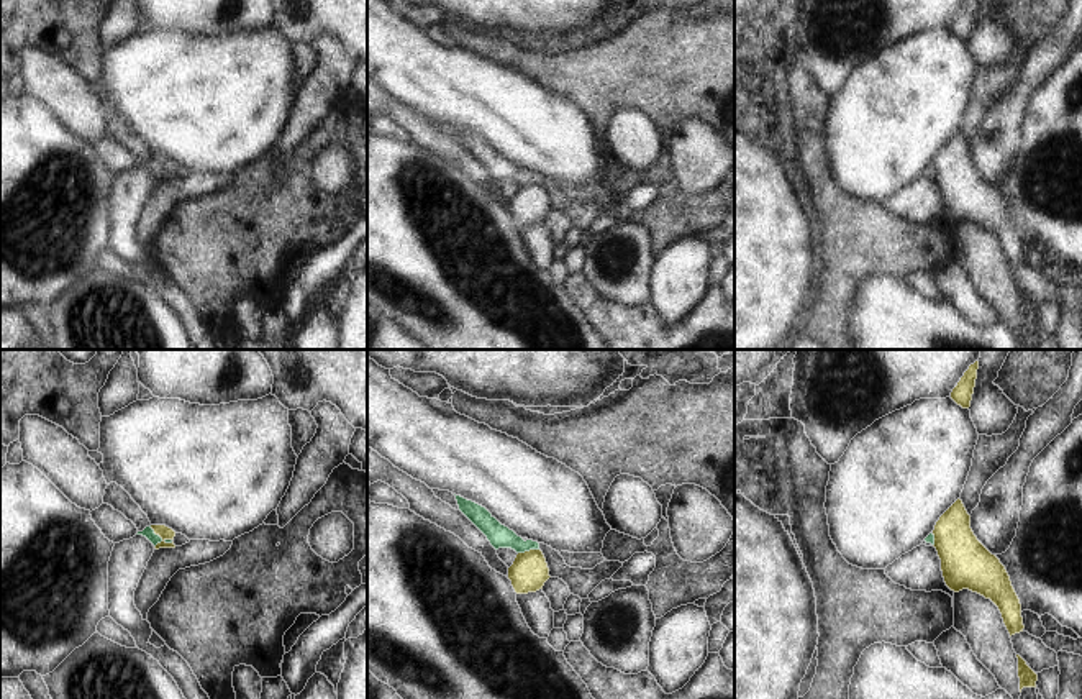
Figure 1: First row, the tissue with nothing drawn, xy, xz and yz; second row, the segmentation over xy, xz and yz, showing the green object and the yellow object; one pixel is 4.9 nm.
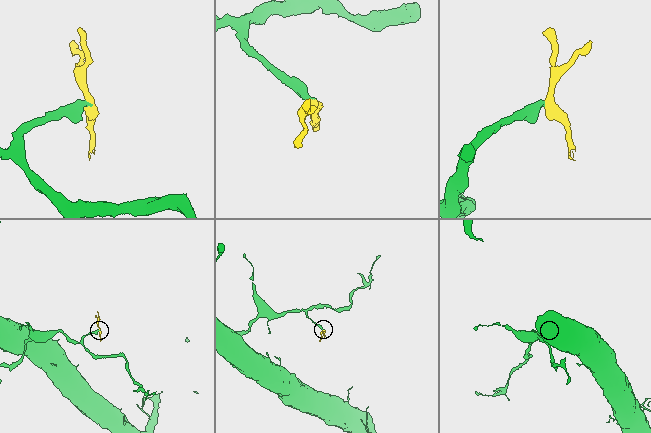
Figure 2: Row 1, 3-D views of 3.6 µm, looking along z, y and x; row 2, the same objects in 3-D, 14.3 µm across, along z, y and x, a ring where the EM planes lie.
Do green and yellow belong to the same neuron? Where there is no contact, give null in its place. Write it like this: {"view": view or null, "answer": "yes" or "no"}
{"view": "xy", "answer": "no"}

